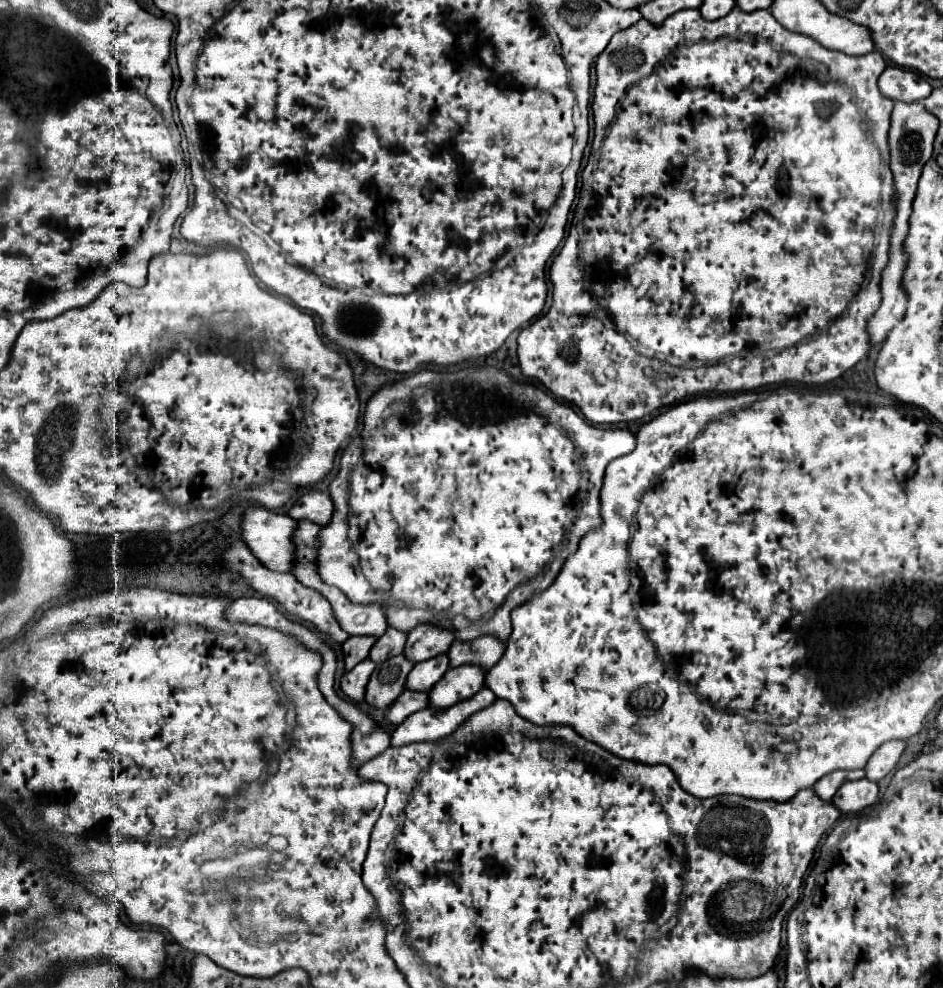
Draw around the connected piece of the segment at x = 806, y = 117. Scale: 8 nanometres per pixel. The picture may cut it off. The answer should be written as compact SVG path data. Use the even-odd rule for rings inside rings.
M735 7L735 9L733 9L733 11L731 11L731 13L729 13L729 15L727 15L727 17L721 17L721 19L717 19L717 21L705 21L705 19L703 19L703 17L701 17L701 13L699 13L699 9L685 9L685 11L679 11L679 13L675 13L675 15L671 15L671 17L667 17L667 19L665 19L665 21L663 21L663 23L661 23L661 25L651 25L651 23L649 23L649 21L645 21L645 19L641 19L641 21L637 21L637 23L635 23L635 25L631 25L631 27L629 27L629 29L623 29L623 31L619 31L619 33L617 33L617 35L615 35L615 37L613 37L613 39L611 39L611 43L609 43L609 45L607 45L607 49L605 49L605 51L603 51L603 53L601 53L601 55L599 55L599 59L597 59L597 65L595 65L595 67L597 67L597 87L595 87L595 99L593 99L593 121L595 121L595 145L593 145L593 143L591 143L591 157L589 157L589 163L593 163L593 159L595 159L595 165L593 165L593 169L591 169L591 173L585 173L585 181L583 181L583 187L581 187L581 203L579 203L579 207L581 207L581 227L583 227L583 231L581 231L581 235L579 235L579 237L573 237L573 239L575 239L575 243L573 243L573 245L571 245L571 247L567 247L567 249L563 249L563 251L561 251L561 253L559 253L559 255L557 255L557 257L555 257L555 261L553 261L553 265L551 265L551 271L549 271L549 278L550 278L550 281L551 281L551 283L552 283L552 285L553 285L553 305L551 305L551 309L549 309L549 311L547 311L547 315L545 315L545 317L539 317L539 319L537 319L537 321L533 321L533 323L531 323L531 325L529 325L529 327L525 327L525 329L523 329L523 331L521 331L521 333L519 333L519 339L517 339L517 341L519 341L519 349L517 349L517 355L519 355L519 365L521 365L521 371L523 371L523 375L525 375L525 377L531 377L531 379L537 379L537 381L539 381L539 383L543 383L543 385L545 385L545 387L547 387L547 389L549 389L549 391L551 391L551 393L553 393L553 395L555 395L555 397L561 397L561 399L565 399L565 401L571 401L571 403L573 403L573 405L575 405L575 407L579 407L579 409L581 409L581 413L583 413L583 415L585 415L585 417L587 417L587 419L589 419L589 421L591 421L591 423L595 423L595 425L615 425L615 423L623 423L623 421L637 421L637 419L642 419L642 418L643 418L643 417L644 417L644 416L645 416L645 415L649 415L649 414L652 414L652 413L653 413L653 411L655 411L655 410L656 410L656 409L659 409L659 407L667 407L667 406L671 406L671 405L675 405L675 403L681 403L681 401L685 401L685 397L695 397L695 395L701 395L701 393L741 393L741 391L753 391L753 390L755 390L755 389L757 389L757 388L759 388L759 387L763 387L763 386L766 386L766 385L771 385L771 384L774 384L774 383L780 383L780 384L782 384L782 383L785 383L785 382L793 382L793 381L794 381L794 382L797 382L797 381L798 381L798 382L799 382L799 381L800 381L800 382L801 382L801 383L803 383L803 384L806 384L806 385L809 385L809 386L821 386L821 385L824 385L824 384L826 384L826 383L828 383L828 382L830 382L830 381L833 381L833 380L835 380L835 379L837 379L837 378L838 378L838 377L839 377L839 375L843 375L843 373L845 373L845 371L847 371L847 369L851 369L851 367L853 367L853 365L855 365L855 363L857 363L857 361L861 361L861 359L863 359L863 357L865 357L865 355L867 355L867 351L869 351L869 347L871 347L871 345L869 345L869 335L867 335L867 333L865 333L865 321L867 321L867 319L869 319L869 315L871 315L871 313L875 313L875 309L877 309L877 307L879 307L879 305L880 305L880 304L881 304L881 299L882 299L882 296L881 296L881 292L880 292L880 286L879 286L879 284L880 284L880 281L881 281L881 272L882 272L882 271L883 271L883 269L884 269L884 268L885 268L885 266L886 266L886 265L887 265L887 263L888 263L888 260L889 260L889 256L888 256L888 252L889 252L889 250L888 250L888 249L889 249L889 235L891 235L891 229L887 229L887 231L885 231L885 233L883 233L883 225L877 225L877 221L879 221L879 219L881 219L881 173L879 173L879 163L881 163L881 155L879 155L879 149L877 149L877 147L875 147L875 143L873 143L873 139L871 139L871 135L869 135L869 123L867 123L867 121L869 121L869 109L877 109L877 113L885 113L885 117L891 117L891 109L893 109L893 101L891 101L891 99L887 99L887 97L883 97L883 95L881 95L881 93L879 93L879 89L877 89L877 79L879 79L879 75L881 75L881 73L883 73L883 69L885 69L885 67L887 67L887 65L885 65L885 59L883 59L883 55L881 55L881 53L877 53L877 51L873 51L873 53L867 53L867 55L861 55L861 57L849 57L849 55L845 55L845 53L841 53L841 51L829 51L829 49L825 49L825 47L823 47L823 45L819 45L819 43L817 43L817 41L815 41L815 39L811 39L811 37L807 37L807 35L801 35L801 33L793 33L793 31L787 31L787 29L785 29L785 27L781 27L781 25L779 25L779 23L777 23L777 21L775 21L775 19L773 19L773 17L771 17L771 15L769 15L769 11L767 11L767 9L759 9L759 11L753 11L753 13L743 13L743 11L739 11L739 9L737 9L737 7ZM799 57L811 57L811 59L815 59L815 61L819 61L819 63L820 63L820 66L819 66L819 65L815 65L815 63L813 63L813 61L809 61L809 63L803 63L803 59L799 59ZM597 307L601 307L601 309L603 309L603 311L605 311L605 313L607 313L607 315L609 315L609 317L611 317L611 321L613 321L613 323L615 323L615 327L617 327L617 331L615 331L615 329L611 329L611 327L605 327L605 325L603 325L603 323L601 323L601 321L599 321L599 319L597 319L597 317L595 317L595 311L597 311ZM623 333L629 333L629 335L631 335L631 337L633 337L633 339L635 339L635 341L639 341L639 343L641 343L641 345L645 345L645 347L649 347L649 349L634 349L634 350L636 350L636 351L637 351L637 352L638 352L638 353L640 353L640 354L642 354L642 355L644 355L644 356L647 356L647 357L654 357L654 356L655 356L655 355L658 355L658 354L660 354L660 355L665 355L665 356L667 356L667 357L670 357L670 358L673 358L673 357L674 357L674 358L680 358L680 359L682 359L682 361L683 361L683 365L680 365L680 364L679 364L679 363L678 363L678 366L683 366L683 367L688 367L688 368L671 368L671 369L668 369L668 370L667 370L667 371L666 371L666 369L665 369L665 368L664 368L664 365L663 365L663 364L662 364L662 363L660 363L660 362L659 362L659 363L658 363L658 364L656 364L656 365L653 365L653 366L652 366L652 369L653 369L653 370L654 370L654 371L657 371L657 373L658 373L658 375L657 375L657 376L655 376L655 377L653 377L653 375L645 375L645 373L643 373L643 369L644 369L644 367L645 367L645 366L646 366L646 363L645 363L645 359L643 359L643 360L640 360L640 361L639 361L639 359L637 359L637 361L635 361L635 351L633 351L633 353L631 353L631 345L629 345L629 343L627 343L627 339L625 339L625 335L623 335ZM769 351L781 351L781 353L775 353L775 355L773 355L773 357L731 357L731 356L737 356L737 355L745 355L745 353L751 353L751 355L771 355L771 353L769 353ZM690 357L691 357L691 358L695 358L695 361L696 361L696 363L697 363L697 362L698 362L698 363L699 363L699 364L701 364L701 365L703 365L703 366L698 366L698 367L697 367L697 366L696 366L696 367L694 367L694 366L693 366L693 367L689 367L689 366L690 366ZM727 357L731 357L731 359L729 359L729 361L727 361L727 363L719 363L719 362L721 362L721 361L722 361L722 360L723 360L723 359L725 359L725 358L727 358Z

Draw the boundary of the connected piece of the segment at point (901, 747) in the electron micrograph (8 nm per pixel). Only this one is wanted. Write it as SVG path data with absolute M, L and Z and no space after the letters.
M887 741L883 743L869 759L865 767L865 777L869 781L881 781L899 761L901 753L905 751L905 741Z

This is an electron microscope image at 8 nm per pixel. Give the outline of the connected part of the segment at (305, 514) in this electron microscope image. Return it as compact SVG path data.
M305 491L299 499L299 503L295 503L291 509L289 509L289 515L293 519L309 519L317 525L325 525L329 523L331 515L333 515L333 501L327 493L323 491Z

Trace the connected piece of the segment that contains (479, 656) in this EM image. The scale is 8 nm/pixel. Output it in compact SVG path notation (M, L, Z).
M491 635L479 637L471 643L455 641L447 653L449 667L479 665L489 671L501 659L503 649L505 649L505 645L501 645L501 641L495 641L495 637L491 637Z

